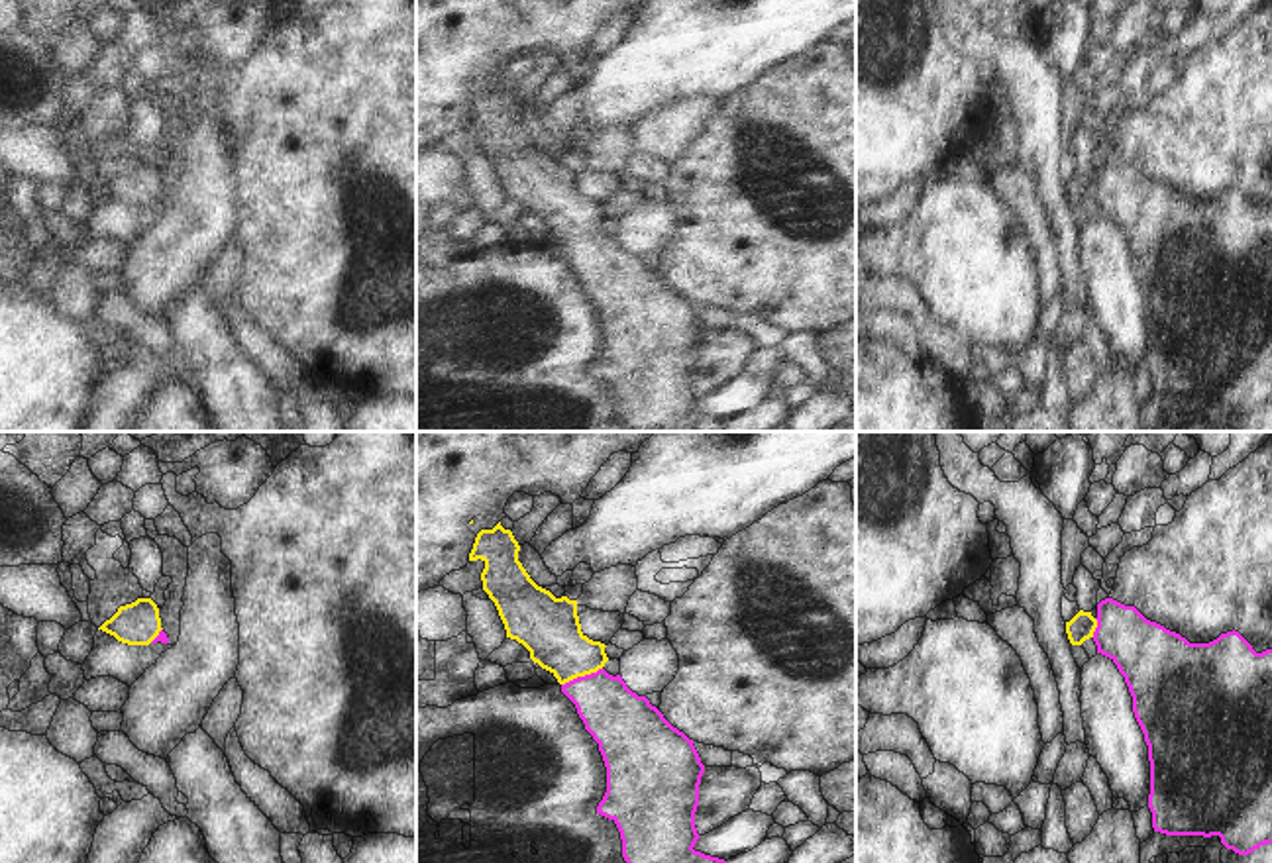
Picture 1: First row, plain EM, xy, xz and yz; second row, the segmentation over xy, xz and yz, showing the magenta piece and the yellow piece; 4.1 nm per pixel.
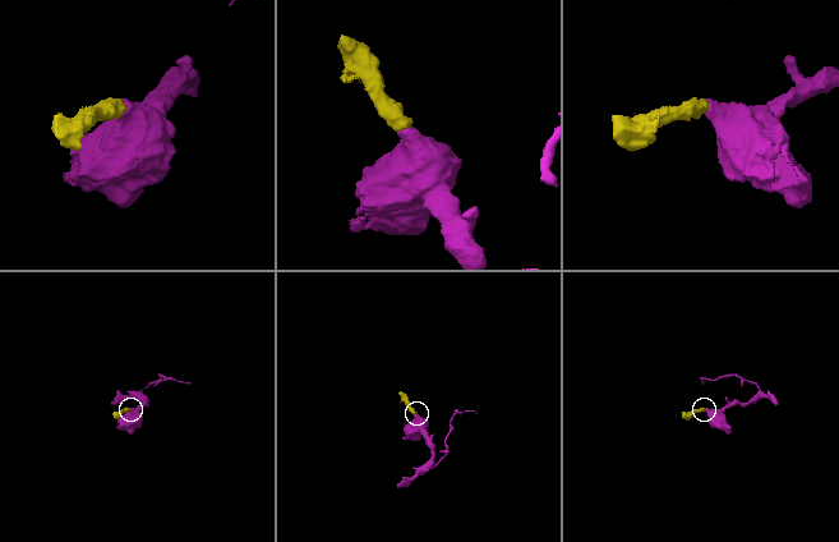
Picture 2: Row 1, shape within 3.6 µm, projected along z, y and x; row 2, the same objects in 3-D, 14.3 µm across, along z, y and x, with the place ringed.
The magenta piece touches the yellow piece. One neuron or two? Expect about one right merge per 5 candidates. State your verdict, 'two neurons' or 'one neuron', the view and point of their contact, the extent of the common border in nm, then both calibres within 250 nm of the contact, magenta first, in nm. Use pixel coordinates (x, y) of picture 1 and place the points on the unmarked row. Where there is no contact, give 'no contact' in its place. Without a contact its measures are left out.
one neuron | xz (582, 238) | 180 nm | 260/240 nm

